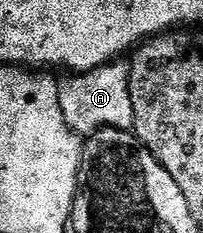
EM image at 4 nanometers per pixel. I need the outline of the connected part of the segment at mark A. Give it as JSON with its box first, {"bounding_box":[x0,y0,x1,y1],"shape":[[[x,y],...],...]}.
{"bounding_box":[59,60,135,139],"shape":[[[126,60],[110,61],[108,65],[97,67],[88,73],[67,75],[59,81],[59,98],[61,99],[61,115],[65,115],[65,123],[80,138],[86,139],[91,134],[102,129],[130,129],[134,130],[135,116],[133,115],[133,95],[129,93],[129,75],[131,66]]]}

